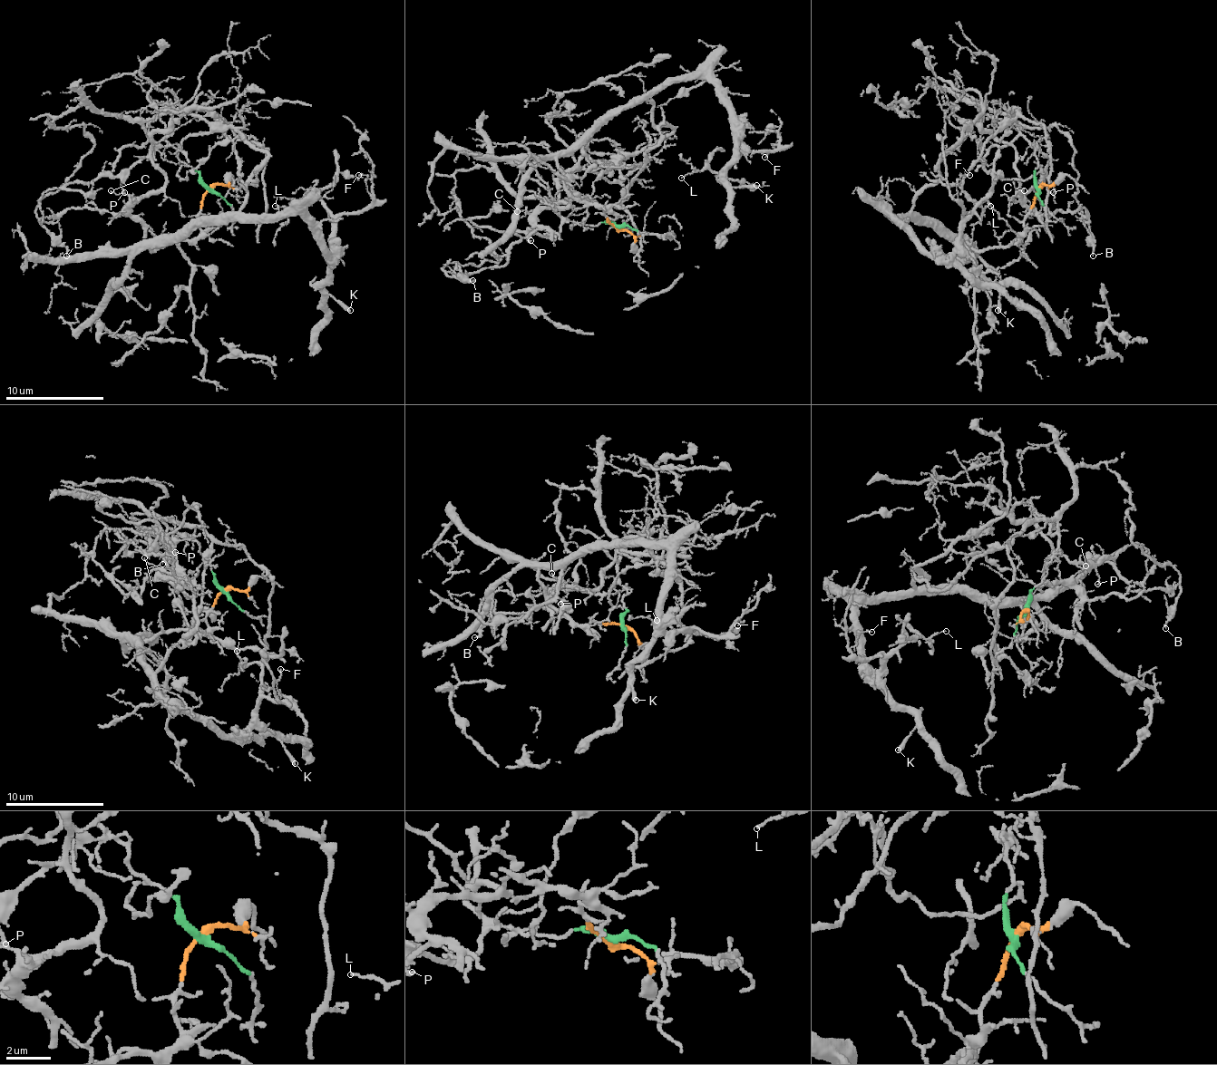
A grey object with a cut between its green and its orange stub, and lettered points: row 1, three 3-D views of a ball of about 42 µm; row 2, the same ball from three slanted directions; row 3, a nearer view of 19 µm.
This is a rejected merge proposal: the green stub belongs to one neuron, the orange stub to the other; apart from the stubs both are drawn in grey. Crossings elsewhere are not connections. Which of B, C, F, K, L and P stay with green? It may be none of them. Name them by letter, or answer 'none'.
B, C, P

